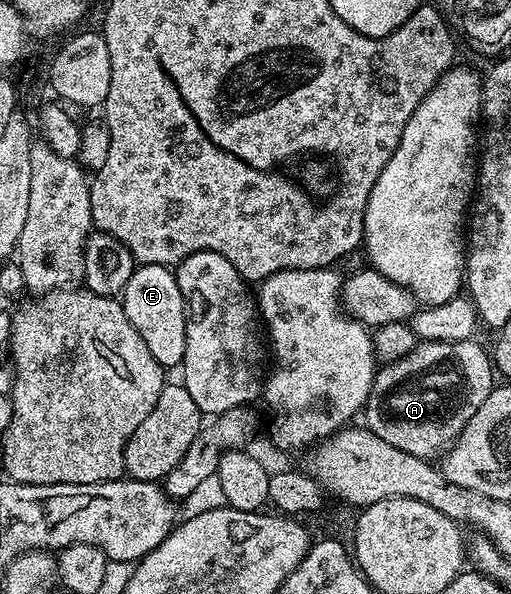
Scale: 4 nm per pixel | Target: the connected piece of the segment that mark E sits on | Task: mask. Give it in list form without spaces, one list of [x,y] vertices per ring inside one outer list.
[[[167,264],[136,266],[133,273],[130,274],[129,281],[124,286],[122,303],[126,310],[126,318],[130,318],[130,326],[134,326],[134,330],[138,330],[138,334],[142,334],[142,342],[146,342],[150,354],[154,354],[154,362],[158,362],[165,370],[179,369],[186,351],[187,314],[184,312],[183,296],[176,281],[175,271]]]

